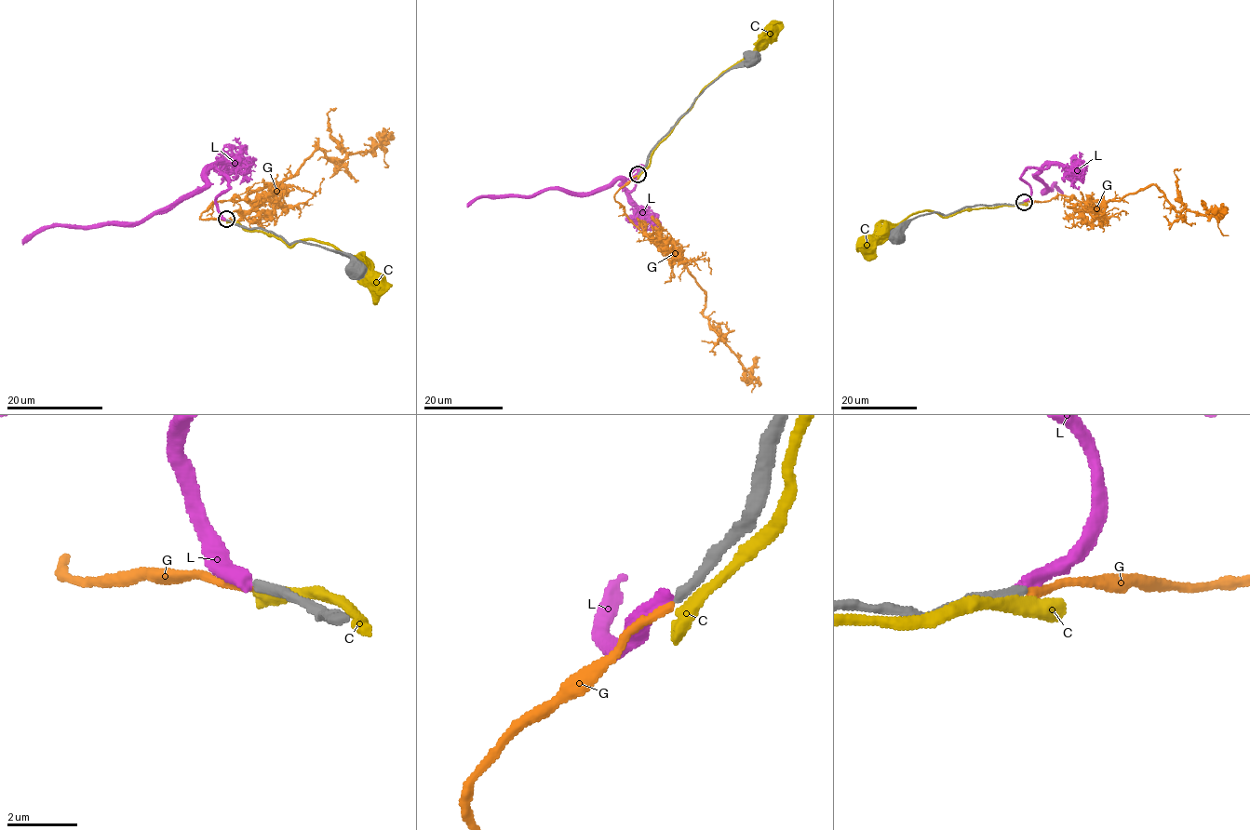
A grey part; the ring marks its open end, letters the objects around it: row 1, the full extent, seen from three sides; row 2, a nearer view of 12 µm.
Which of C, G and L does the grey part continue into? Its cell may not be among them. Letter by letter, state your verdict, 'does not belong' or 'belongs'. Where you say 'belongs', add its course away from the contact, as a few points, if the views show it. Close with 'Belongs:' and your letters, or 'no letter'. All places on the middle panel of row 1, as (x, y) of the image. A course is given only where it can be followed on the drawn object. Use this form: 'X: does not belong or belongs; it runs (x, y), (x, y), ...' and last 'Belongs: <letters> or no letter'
C: does not belong
G: does not belong
L: does not belong
Belongs: no letter

